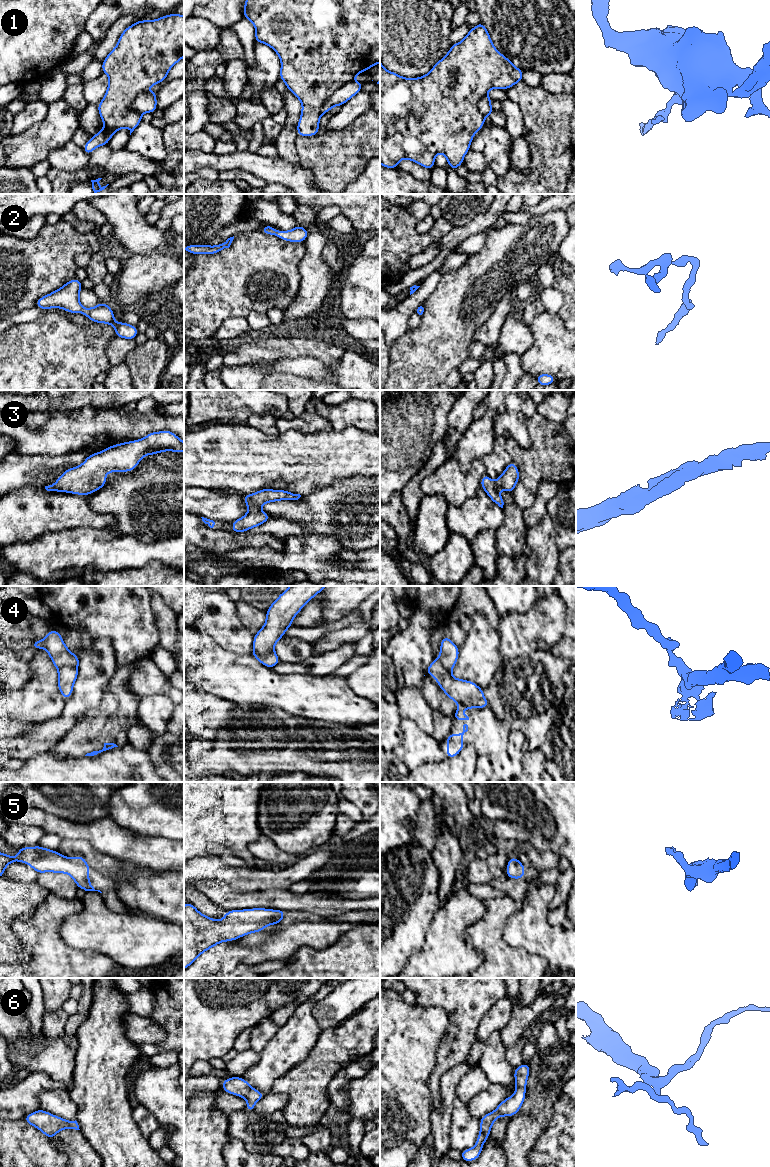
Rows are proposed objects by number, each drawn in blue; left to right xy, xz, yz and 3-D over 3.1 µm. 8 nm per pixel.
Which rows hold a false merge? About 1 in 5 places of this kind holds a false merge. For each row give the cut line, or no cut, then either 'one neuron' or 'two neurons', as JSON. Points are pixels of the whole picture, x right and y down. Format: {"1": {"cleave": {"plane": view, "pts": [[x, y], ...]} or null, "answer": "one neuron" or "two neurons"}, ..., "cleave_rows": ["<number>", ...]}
{"1": {"cleave": {"plane": "xz", "pts": [[351, 80], [337, 89], [324, 102], [321, 113]]}, "answer": "two neurons"}, "2": {"cleave": null, "answer": "one neuron"}, "3": {"cleave": null, "answer": "one neuron"}, "4": {"cleave": {"plane": "xz", "pts": [[253, 649], [261, 654], [273, 651]]}, "answer": "two neurons"}, "5": {"cleave": null, "answer": "one neuron"}, "6": {"cleave": null, "answer": "one neuron"}, "cleave_rows": ["1", "4"]}

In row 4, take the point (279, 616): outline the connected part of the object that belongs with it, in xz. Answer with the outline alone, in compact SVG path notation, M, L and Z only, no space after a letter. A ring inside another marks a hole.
M290 586L271 603L266 611L264 626L254 635L253 648L261 655L274 651L274 646L285 631L292 626L292 620L319 592L327 586Z

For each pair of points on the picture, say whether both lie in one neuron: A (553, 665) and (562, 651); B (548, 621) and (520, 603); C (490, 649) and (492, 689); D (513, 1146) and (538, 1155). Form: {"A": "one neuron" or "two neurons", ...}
{"A": "two neurons", "B": "two neurons", "C": "two neurons", "D": "two neurons"}

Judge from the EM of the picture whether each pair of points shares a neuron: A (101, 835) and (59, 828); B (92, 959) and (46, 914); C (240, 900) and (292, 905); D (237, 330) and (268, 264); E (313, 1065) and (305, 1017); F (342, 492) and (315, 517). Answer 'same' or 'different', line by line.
A: same
B: same
C: same
D: different
E: different
F: same

